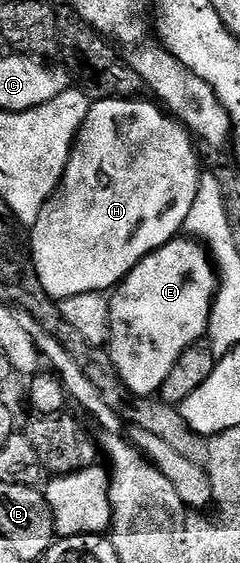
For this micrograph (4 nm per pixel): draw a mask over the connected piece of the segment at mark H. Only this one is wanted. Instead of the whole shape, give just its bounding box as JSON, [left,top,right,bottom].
[30,98,202,300]

